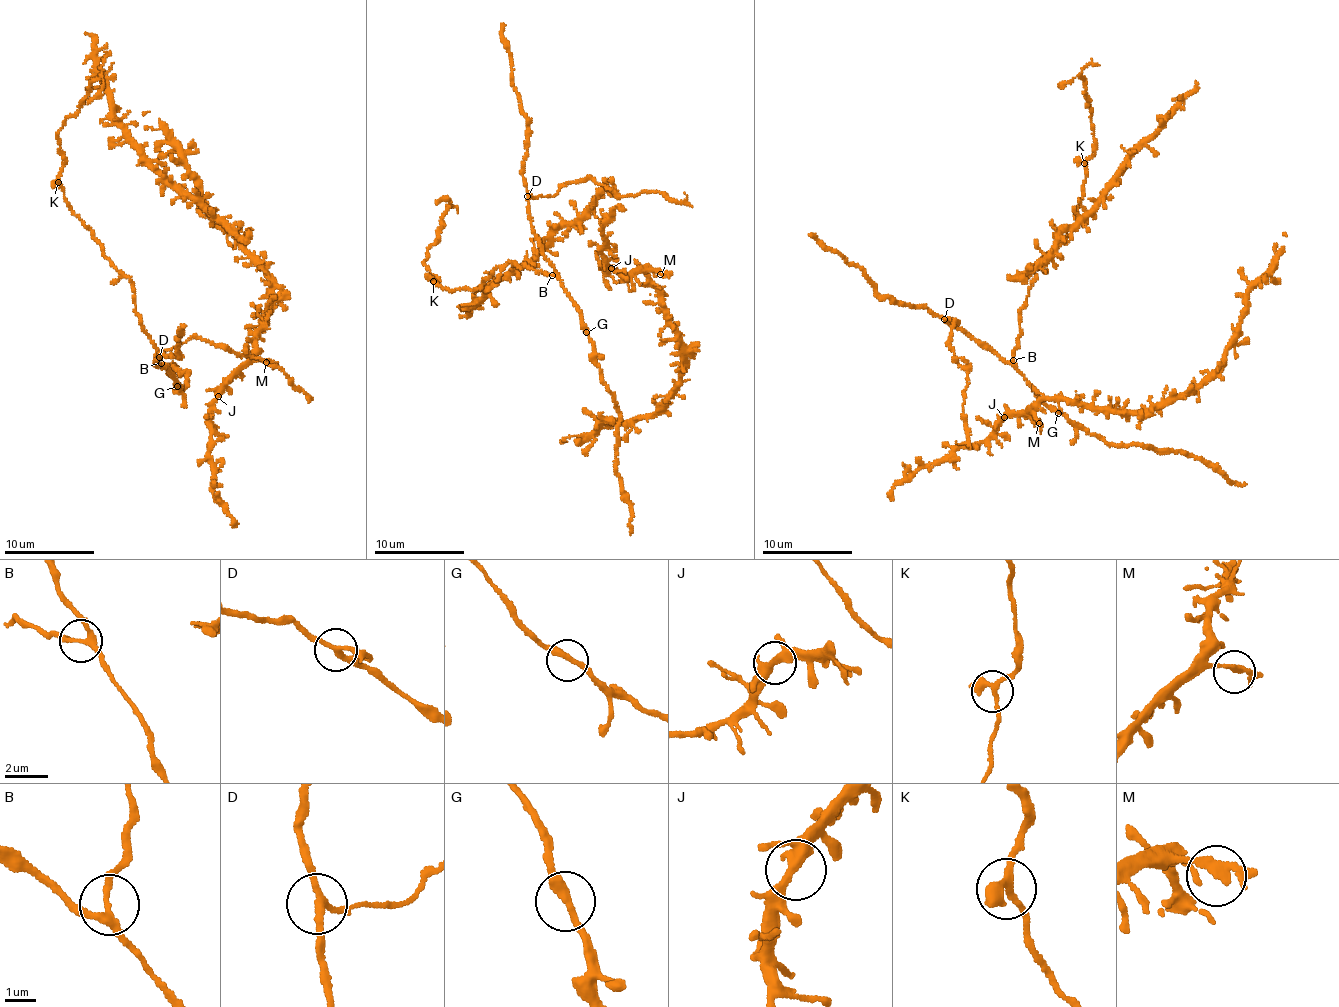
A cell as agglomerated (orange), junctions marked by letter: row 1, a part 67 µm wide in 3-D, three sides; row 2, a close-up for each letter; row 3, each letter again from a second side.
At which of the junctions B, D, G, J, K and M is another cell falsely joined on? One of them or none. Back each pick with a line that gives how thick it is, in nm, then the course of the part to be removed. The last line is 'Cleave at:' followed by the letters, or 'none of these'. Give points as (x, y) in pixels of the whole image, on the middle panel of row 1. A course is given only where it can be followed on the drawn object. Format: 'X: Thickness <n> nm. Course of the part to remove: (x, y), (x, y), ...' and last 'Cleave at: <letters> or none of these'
Cleave at: none of these

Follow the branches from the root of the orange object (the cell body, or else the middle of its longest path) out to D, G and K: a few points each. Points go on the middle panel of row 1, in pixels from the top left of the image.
D: (557, 278), (532, 228), (527, 196)
G: (557, 278), (576, 304), (581, 327), (586, 332)
K: (557, 278), (509, 261), (496, 267), (476, 289), (452, 291), (433, 282)

